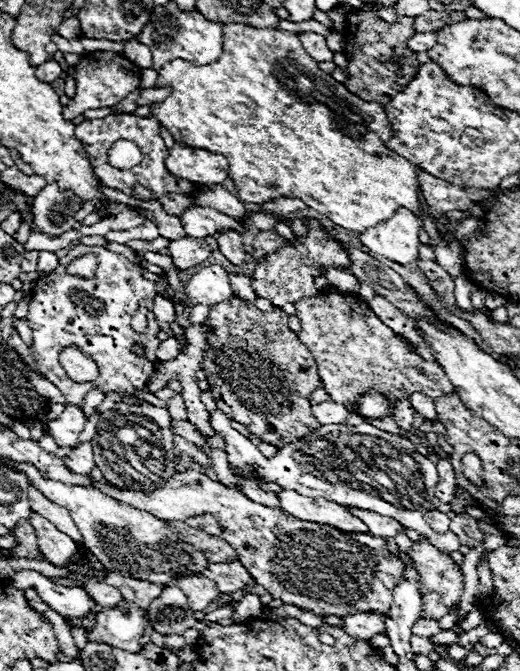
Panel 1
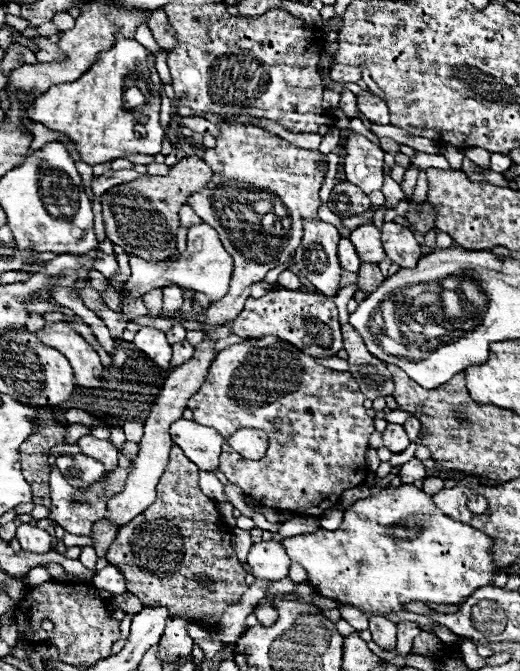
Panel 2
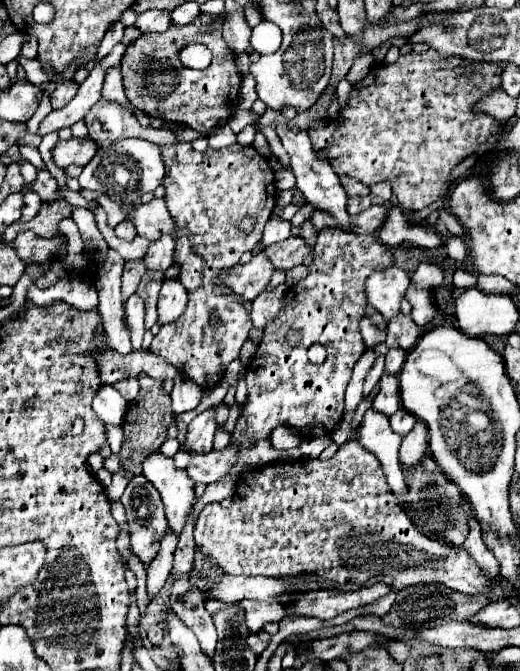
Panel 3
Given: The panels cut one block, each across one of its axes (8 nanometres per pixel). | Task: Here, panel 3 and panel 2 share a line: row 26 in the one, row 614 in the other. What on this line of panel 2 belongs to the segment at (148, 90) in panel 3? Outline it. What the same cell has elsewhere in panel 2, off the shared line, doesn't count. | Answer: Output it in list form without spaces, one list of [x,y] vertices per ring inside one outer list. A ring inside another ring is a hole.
[[[172,446],[170,448],[170,460],[166,464],[164,474],[160,476],[160,482],[156,486],[156,500],[152,506],[148,506],[140,516],[136,516],[132,522],[122,526],[116,534],[116,540],[106,552],[106,560],[110,564],[116,564],[124,572],[126,588],[130,594],[140,598],[144,608],[156,608],[156,604],[168,608],[170,616],[184,616],[192,624],[198,624],[206,630],[218,628],[218,620],[224,614],[224,610],[232,604],[236,604],[242,594],[246,592],[246,582],[244,576],[246,572],[242,570],[240,560],[236,558],[236,552],[232,548],[232,536],[228,530],[222,528],[222,524],[212,524],[212,522],[196,522],[194,516],[218,516],[214,500],[202,494],[198,486],[198,468],[192,464],[180,448]],[[194,576],[208,576],[214,580],[210,588],[200,586]]]

